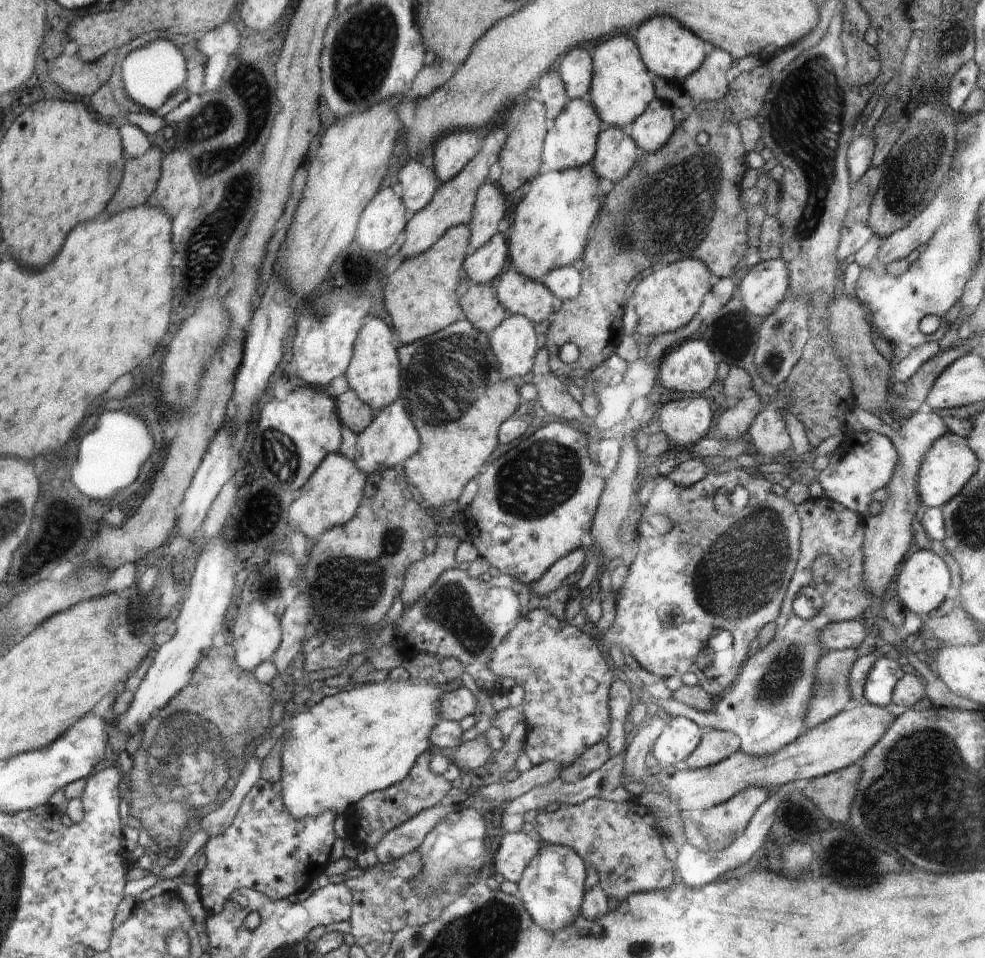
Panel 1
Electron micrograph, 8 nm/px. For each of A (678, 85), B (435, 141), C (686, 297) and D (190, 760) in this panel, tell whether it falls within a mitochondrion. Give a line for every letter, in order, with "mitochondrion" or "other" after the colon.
A: other
B: other
C: other
D: mitochondrion

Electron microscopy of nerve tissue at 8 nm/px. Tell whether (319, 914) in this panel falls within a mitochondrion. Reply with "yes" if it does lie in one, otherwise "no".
no

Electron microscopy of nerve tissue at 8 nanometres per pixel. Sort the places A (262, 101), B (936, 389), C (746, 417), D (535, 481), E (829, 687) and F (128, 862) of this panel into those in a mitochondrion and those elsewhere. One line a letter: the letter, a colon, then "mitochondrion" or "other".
A: other
B: other
C: other
D: mitochondrion
E: mitochondrion
F: other

